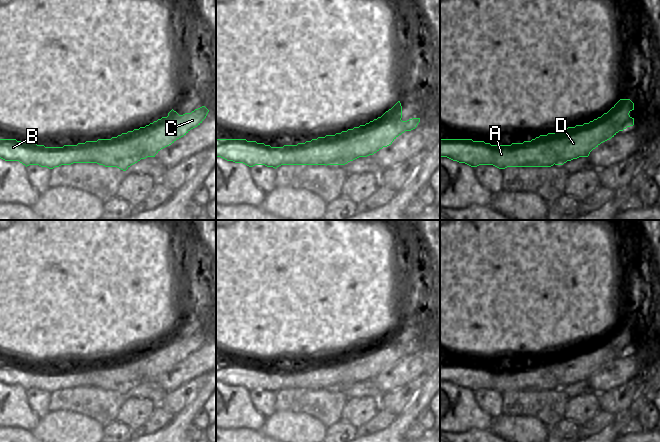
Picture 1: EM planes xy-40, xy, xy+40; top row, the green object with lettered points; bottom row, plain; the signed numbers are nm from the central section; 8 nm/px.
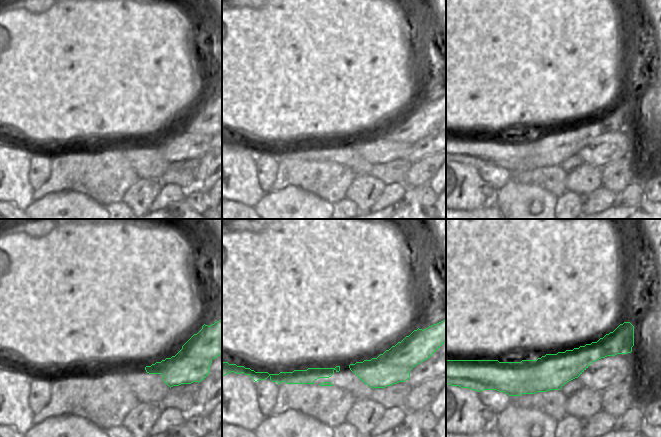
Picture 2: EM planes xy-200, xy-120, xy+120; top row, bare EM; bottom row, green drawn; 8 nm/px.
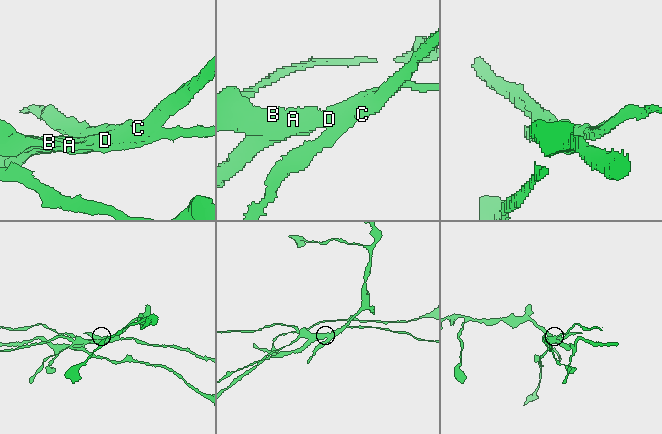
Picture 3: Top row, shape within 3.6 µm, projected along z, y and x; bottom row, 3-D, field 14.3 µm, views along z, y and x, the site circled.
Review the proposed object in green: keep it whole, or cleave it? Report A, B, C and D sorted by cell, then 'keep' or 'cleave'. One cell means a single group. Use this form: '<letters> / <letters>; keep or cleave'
A B / C D; cleave

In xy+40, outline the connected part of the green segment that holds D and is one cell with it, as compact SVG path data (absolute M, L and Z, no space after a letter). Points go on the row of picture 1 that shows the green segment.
M620 99L607 113L589 123L540 135L534 140L543 149L553 150L551 158L556 160L555 165L563 165L579 157L588 157L601 143L633 126L634 118L629 115L632 110L634 103L630 99Z

